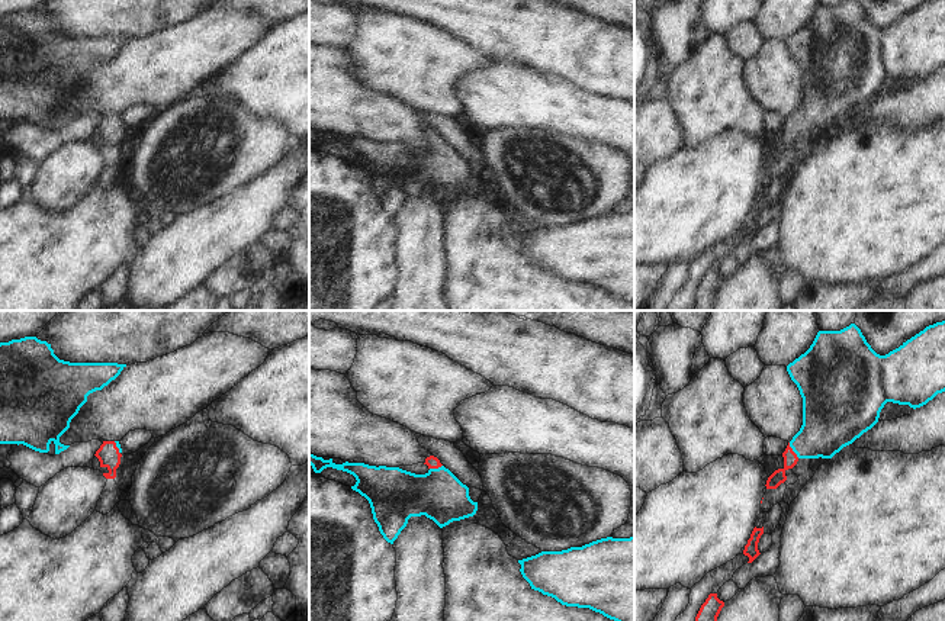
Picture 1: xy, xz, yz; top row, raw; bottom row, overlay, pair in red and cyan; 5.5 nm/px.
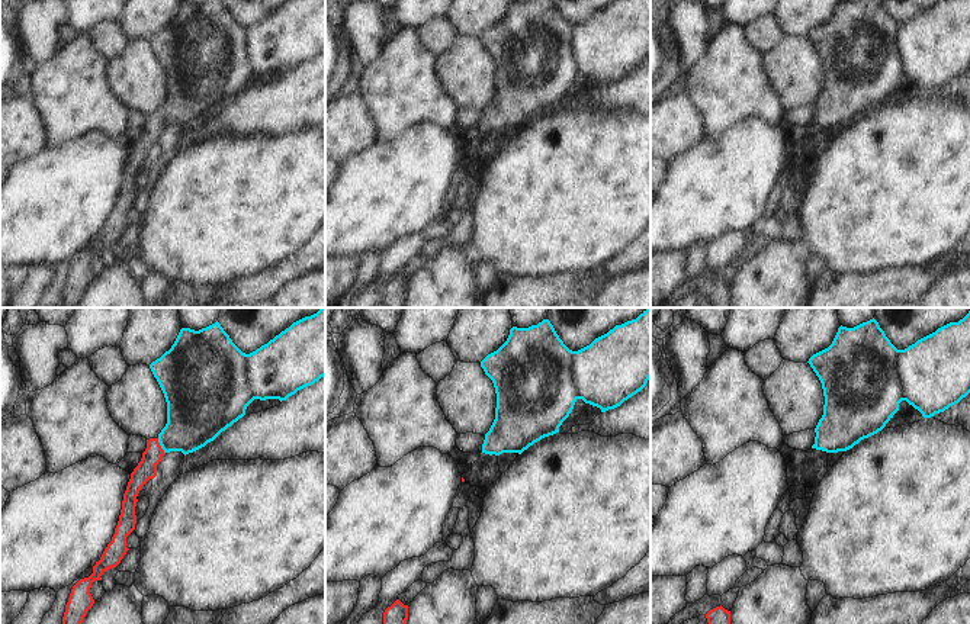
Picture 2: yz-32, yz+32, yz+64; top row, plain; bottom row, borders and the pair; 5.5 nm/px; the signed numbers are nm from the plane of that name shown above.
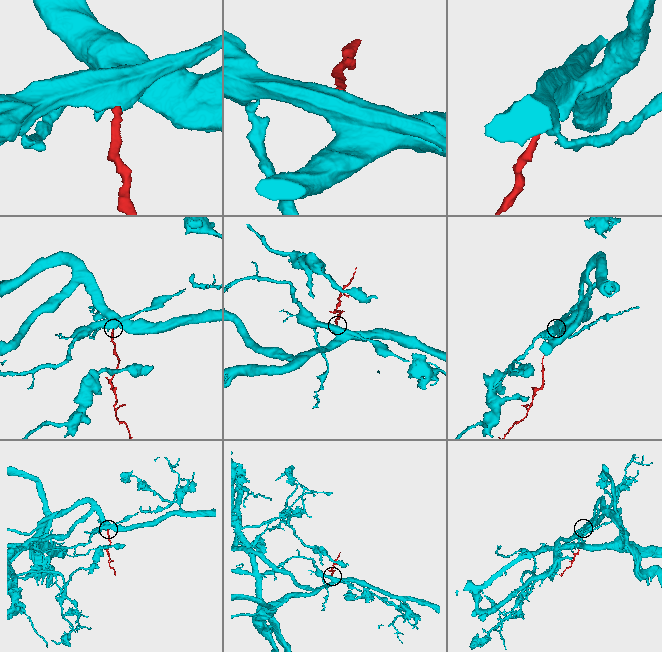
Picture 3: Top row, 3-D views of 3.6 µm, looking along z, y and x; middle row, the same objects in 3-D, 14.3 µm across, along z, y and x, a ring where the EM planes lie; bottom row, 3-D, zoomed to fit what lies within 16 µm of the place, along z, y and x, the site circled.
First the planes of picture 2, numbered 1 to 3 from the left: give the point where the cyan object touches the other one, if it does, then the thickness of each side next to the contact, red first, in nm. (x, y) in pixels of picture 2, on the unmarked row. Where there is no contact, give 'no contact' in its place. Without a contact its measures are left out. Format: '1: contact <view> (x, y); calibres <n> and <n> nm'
1: contact yz-32 (160, 121); calibres 110 and 320 nm
2: no contact
3: no contact

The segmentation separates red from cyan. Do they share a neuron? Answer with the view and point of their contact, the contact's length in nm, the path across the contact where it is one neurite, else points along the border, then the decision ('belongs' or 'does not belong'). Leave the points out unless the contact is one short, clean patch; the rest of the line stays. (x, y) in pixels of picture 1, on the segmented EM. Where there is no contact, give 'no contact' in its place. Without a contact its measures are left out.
yz (791, 450) | 110 nm | across yz (790, 457), (791, 450), (812, 441), (828, 425) | belongs

